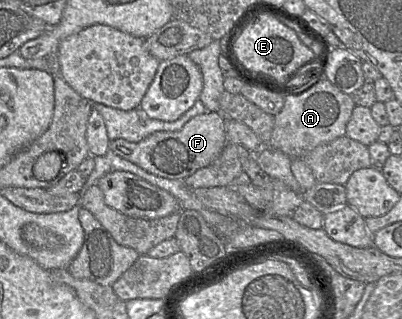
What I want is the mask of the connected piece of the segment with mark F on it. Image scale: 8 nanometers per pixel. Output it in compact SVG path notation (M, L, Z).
M206 112L190 119L179 131L155 132L136 143L116 139L110 143L110 150L151 174L172 180L185 180L199 169L212 164L226 143L226 118L221 112Z

